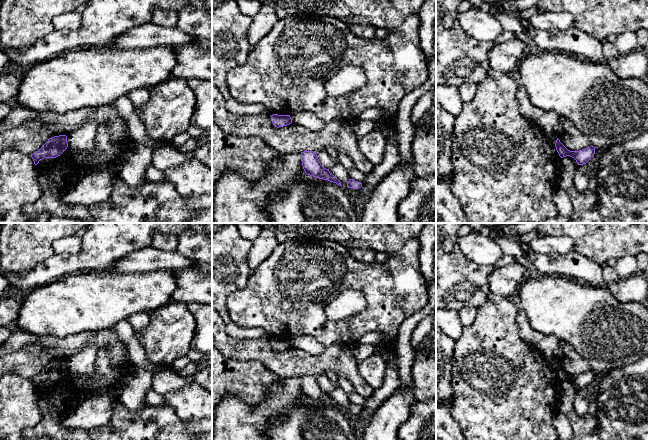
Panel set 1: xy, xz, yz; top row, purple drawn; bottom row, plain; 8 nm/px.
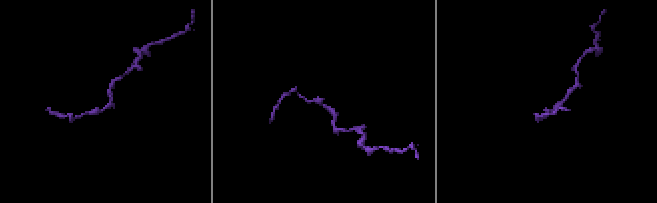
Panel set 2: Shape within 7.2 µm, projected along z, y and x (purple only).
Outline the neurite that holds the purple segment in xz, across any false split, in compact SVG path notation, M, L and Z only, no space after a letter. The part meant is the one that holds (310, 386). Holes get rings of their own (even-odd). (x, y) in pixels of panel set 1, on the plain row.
M301 376L301 385L303 393L307 399L328 404L342 410L341 406L329 395L329 393L326 393L321 389L316 376Z

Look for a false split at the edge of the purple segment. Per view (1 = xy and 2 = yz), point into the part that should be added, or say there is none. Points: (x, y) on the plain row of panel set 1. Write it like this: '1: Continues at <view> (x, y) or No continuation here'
1: No continuation here
2: No continuation here

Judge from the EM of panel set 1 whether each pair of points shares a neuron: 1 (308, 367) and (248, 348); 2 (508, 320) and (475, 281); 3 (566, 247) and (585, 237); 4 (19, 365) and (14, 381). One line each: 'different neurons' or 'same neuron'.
1: same neuron
2: different neurons
3: different neurons
4: different neurons

